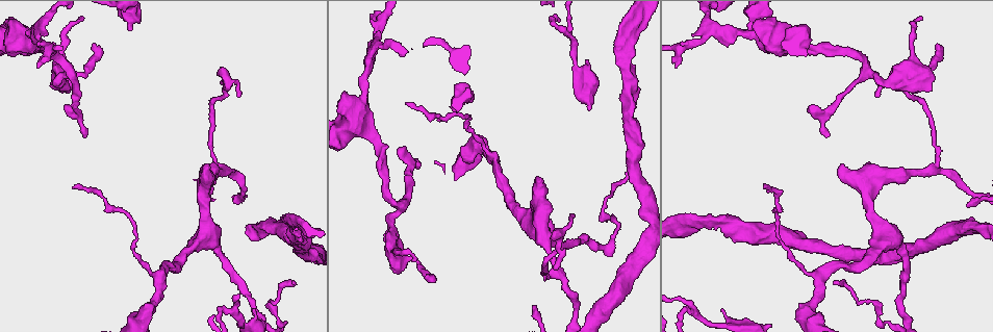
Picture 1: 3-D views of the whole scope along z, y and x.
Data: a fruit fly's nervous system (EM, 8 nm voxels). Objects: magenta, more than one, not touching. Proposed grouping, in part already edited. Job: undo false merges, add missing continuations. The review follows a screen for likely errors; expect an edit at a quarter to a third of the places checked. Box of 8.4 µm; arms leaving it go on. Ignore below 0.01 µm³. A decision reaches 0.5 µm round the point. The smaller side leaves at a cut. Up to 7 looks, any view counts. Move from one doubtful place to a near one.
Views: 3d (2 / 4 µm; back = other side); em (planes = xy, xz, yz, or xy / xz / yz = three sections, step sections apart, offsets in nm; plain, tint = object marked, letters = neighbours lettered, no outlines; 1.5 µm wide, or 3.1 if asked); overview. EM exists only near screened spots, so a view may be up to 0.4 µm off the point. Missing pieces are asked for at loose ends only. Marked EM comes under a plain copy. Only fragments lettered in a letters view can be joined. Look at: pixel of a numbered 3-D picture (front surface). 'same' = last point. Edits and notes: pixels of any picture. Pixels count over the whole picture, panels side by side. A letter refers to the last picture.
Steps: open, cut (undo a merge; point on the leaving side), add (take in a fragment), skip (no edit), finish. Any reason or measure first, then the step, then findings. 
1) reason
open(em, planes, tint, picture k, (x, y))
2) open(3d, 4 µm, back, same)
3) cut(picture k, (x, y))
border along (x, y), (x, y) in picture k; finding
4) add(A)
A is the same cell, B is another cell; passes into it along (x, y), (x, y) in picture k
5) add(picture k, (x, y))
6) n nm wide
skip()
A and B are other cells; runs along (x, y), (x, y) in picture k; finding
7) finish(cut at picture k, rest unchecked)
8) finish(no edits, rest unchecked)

an open end
open(em, planes, letters, picture 1, (416, 166))

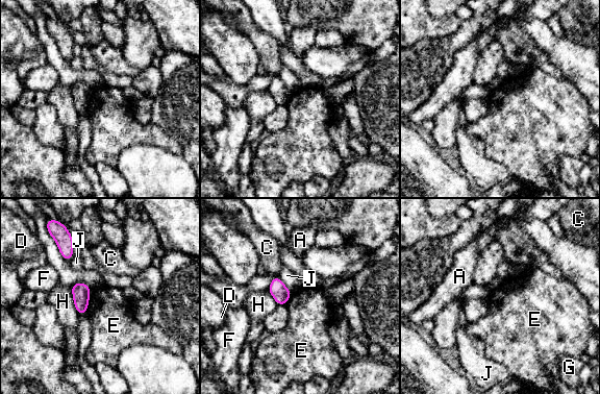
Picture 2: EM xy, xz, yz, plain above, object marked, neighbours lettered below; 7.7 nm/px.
skip()
A, C, D, E, F, G, H and J are other cells; no lettered fragment goes on from it

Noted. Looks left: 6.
four-way junction
open(3d, 4 µm, picture 1, (364, 132))

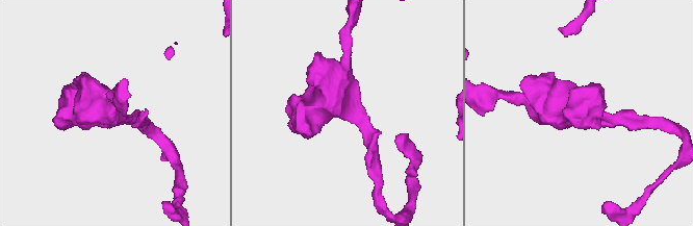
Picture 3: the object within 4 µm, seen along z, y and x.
open(em, xy, step 4, letters, picture 3, (343, 110))

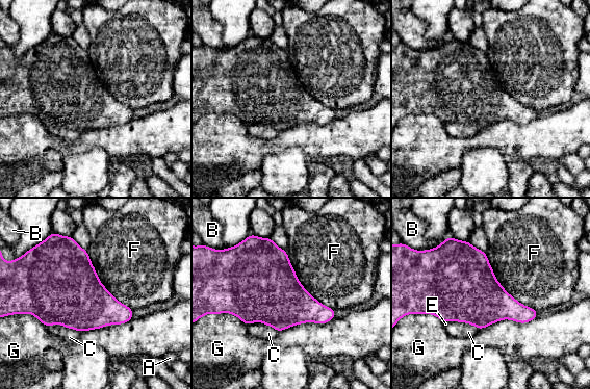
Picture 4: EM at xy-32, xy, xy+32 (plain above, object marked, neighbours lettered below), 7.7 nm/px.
440 nm wide
skip()
A, B, C, E, F and G are other cells; border along (485, 252), (499, 284), (537, 311) in picture 4; all the same cell

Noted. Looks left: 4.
three-way junction
open(em, planes, letters, picture 1, (696, 309))

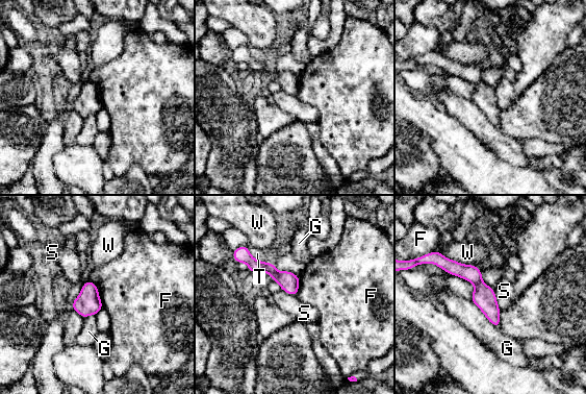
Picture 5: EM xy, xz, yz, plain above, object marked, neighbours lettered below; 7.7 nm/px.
G touches over 320 nm
cut(picture 5, (472, 273))
F, G, S, T and W are other cells; border along (481, 279), (475, 285) in picture 5; a second cell is stuck on

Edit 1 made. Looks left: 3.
finish(cut at picture 5, rest unchecked)

